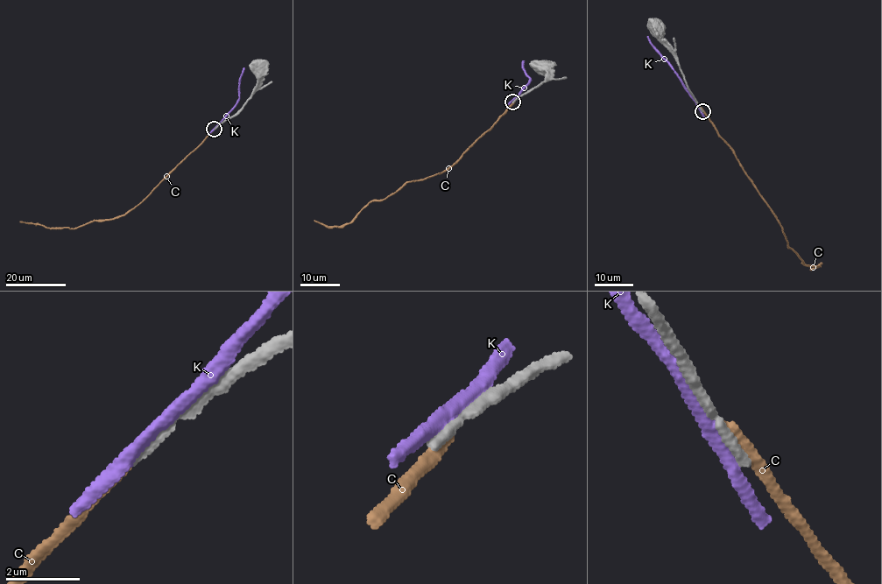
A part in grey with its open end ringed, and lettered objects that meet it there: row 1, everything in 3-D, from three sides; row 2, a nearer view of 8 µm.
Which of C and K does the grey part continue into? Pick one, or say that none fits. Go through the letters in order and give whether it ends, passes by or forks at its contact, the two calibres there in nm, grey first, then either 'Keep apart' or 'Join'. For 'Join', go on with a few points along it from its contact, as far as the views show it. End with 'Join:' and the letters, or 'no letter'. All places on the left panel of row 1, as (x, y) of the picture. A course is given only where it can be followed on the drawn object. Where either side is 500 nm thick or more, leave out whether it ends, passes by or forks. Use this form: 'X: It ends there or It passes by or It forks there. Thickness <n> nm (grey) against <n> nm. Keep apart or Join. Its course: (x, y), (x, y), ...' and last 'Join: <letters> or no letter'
C: It ends there. Thickness 360 nm (grey) against 380 nm. Keep apart
K: It passes by. Thickness 280 nm (grey) against 320 nm. Keep apart
Join: no letter

